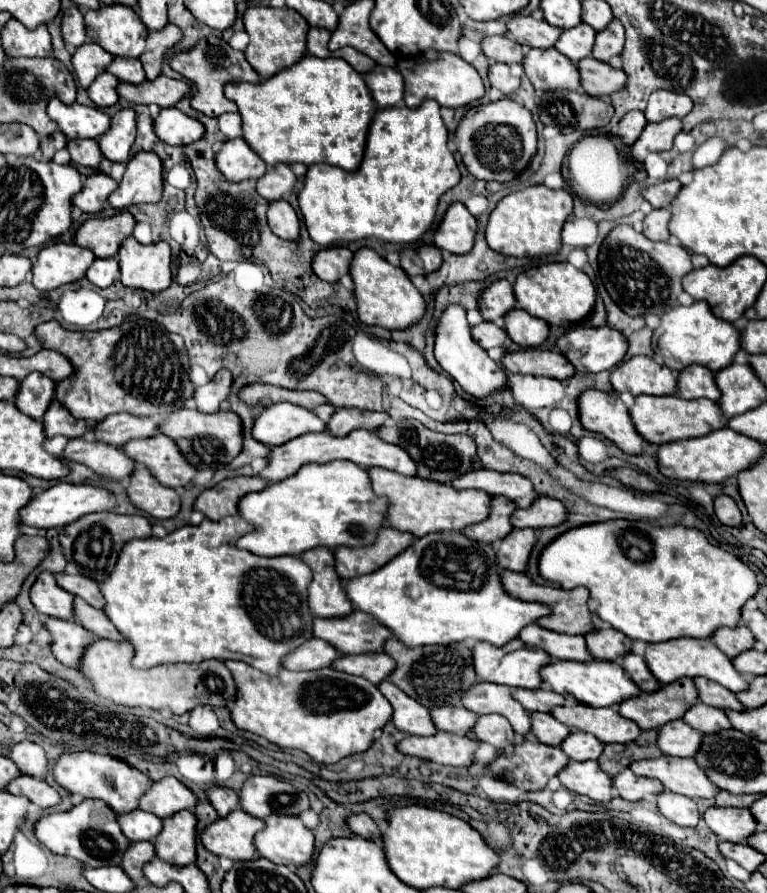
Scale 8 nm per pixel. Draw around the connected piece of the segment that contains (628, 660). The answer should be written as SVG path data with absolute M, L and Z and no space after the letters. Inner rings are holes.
M627 653L623 659L621 659L621 667L625 669L625 673L637 683L637 687L641 691L655 691L659 685L659 681L651 675L647 663L643 657L635 655L635 653Z

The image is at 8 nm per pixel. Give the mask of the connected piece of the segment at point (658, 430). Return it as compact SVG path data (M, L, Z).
M641 395L635 399L635 405L629 409L631 419L637 427L637 431L655 445L671 443L677 439L691 439L691 437L701 437L709 435L711 431L717 431L725 427L725 415L721 413L719 405L709 401L709 399L697 399L689 401L677 395L665 395L665 397L655 397L655 395Z

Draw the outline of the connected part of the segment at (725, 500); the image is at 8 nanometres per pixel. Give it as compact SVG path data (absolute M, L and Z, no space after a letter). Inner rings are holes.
M719 495L715 497L715 515L719 517L721 523L725 525L735 525L739 527L743 521L741 509L737 507L737 503L729 497L729 495Z

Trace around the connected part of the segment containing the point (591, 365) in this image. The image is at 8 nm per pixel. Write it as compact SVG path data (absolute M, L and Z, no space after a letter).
M575 327L559 337L557 347L577 371L599 373L625 359L629 339L611 327Z

